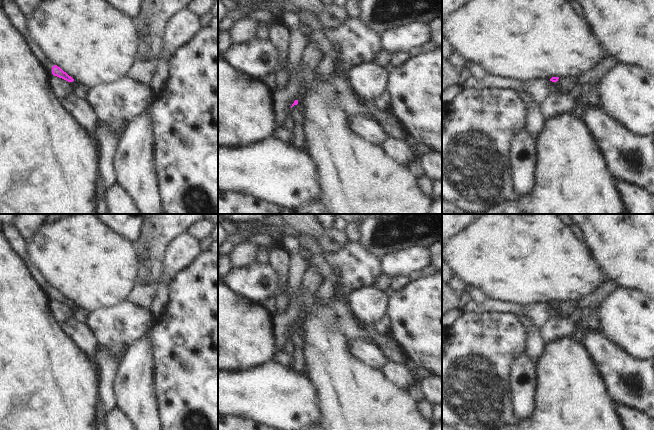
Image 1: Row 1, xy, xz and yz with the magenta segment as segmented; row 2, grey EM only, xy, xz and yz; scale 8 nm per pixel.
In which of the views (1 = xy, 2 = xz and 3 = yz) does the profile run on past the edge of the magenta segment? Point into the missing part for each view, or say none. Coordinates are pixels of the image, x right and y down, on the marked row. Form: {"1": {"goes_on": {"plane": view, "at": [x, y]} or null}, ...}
{"1": {"goes_on": null}, "2": {"goes_on": null}, "3": {"goes_on": null}}

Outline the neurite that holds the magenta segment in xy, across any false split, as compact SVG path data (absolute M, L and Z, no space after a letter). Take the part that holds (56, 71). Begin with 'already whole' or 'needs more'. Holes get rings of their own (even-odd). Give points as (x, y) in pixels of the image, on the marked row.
already whole; M54 65L53 67L52 67L52 74L54 75L54 76L57 76L57 77L59 77L59 78L62 78L62 79L64 79L64 80L66 80L66 81L68 81L68 82L73 82L74 81L74 79L71 77L71 76L69 76L66 72L64 72L60 67L58 67L57 65Z

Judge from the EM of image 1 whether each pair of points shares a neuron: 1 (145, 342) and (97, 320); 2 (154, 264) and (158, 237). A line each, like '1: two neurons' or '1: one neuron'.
1: two neurons
2: one neuron

